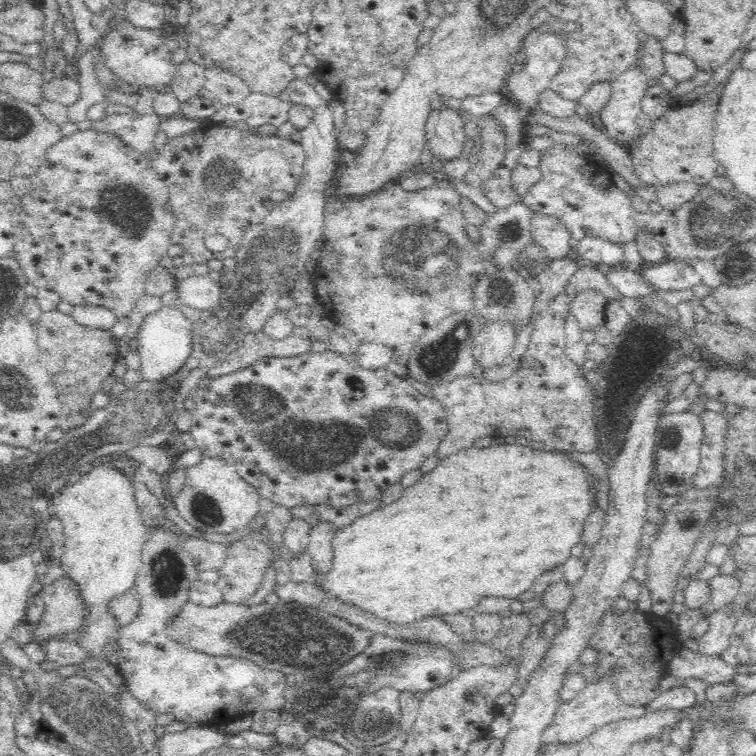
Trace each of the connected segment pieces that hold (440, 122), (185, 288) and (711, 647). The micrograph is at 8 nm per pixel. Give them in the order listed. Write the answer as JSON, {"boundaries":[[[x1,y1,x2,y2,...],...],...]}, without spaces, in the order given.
{"boundaries":[[[452,106,430,108,425,122,425,137,433,156,445,162,461,155,467,137,465,121,460,111]],[[197,274,181,281,176,289,179,292,178,303,204,310,217,305,223,293,224,283,216,283,208,277]],[[716,612,710,616,710,628,708,632,698,638,697,652,702,657,721,657,730,644,730,633,734,626,734,620,726,620,724,612]]]}

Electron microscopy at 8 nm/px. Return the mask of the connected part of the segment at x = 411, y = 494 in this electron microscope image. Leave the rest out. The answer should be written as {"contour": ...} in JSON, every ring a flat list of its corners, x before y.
{"contour":[[496,444,496,446,486,446,486,448,462,448,455,453,446,455,442,460,438,460,437,467,424,473,416,482,409,484,402,491,400,498,392,504,383,504,380,508,372,510,367,514,362,514,359,518,348,523,346,526,335,530,330,546,332,558,330,558,330,568,328,570,318,570,318,565,314,566,314,580,318,590,326,598,334,598,340,602,344,608,358,608,378,620,384,620,386,624,392,626,405,627,412,622,418,622,422,618,430,616,444,616,444,614,456,614,466,610,468,606,472,608,474,602,482,600,484,596,508,596,514,598,522,594,532,580,542,574,544,568,560,564,568,558,568,550,572,544,578,540,582,532,582,520,588,512,588,500,590,492,584,482,584,474,578,472,578,468,562,458,562,454,556,452,540,452,528,448,528,444,518,446,518,444]]}

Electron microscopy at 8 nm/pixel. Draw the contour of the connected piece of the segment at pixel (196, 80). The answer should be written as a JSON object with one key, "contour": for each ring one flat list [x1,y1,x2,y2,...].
{"contour":[[188,58,175,65,171,75,169,90,176,94,180,102,203,91,205,66]]}

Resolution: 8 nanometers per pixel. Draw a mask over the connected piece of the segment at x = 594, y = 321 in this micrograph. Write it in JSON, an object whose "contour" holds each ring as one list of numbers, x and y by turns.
{"contour":[[584,289,572,297,570,310,585,333,586,330,598,332,600,326,605,324,605,310,609,300,601,291,594,289]]}

